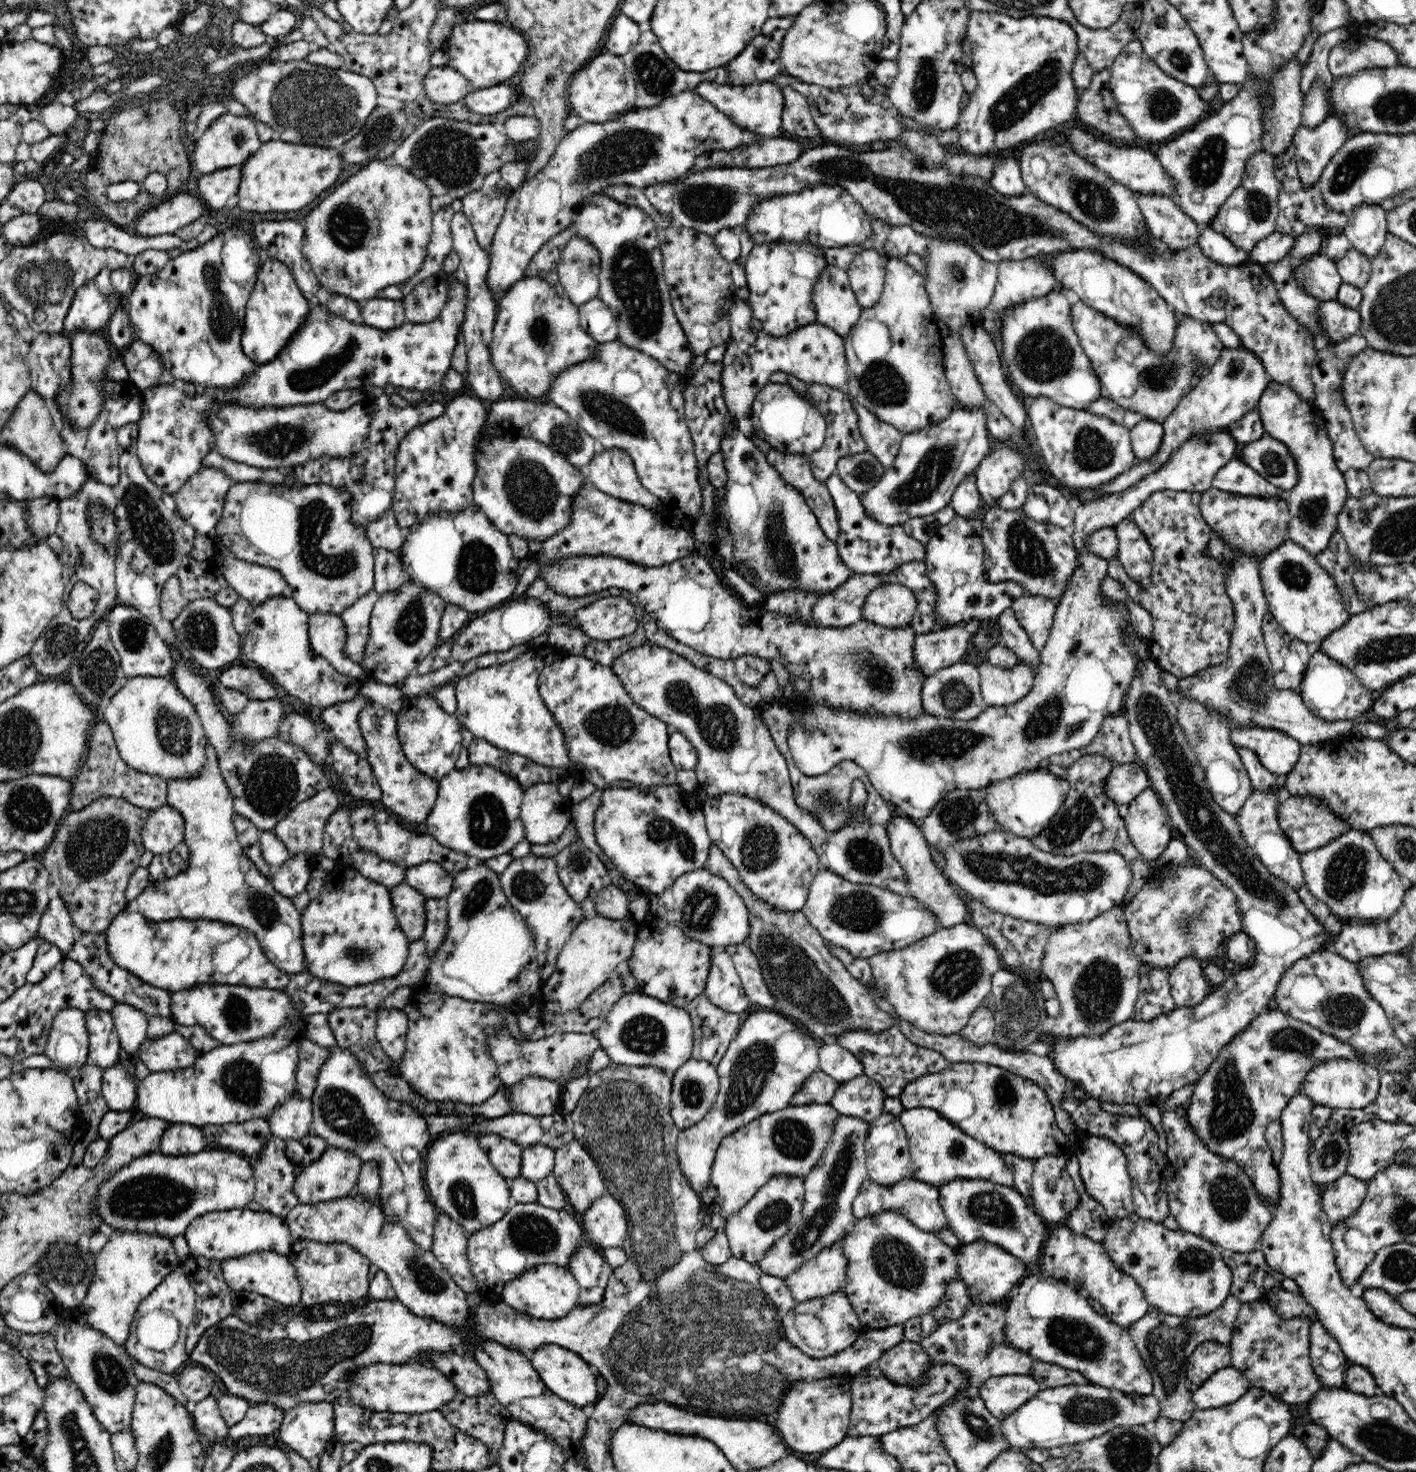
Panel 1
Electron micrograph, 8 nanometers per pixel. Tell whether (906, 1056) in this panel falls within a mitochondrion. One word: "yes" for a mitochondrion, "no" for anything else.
no

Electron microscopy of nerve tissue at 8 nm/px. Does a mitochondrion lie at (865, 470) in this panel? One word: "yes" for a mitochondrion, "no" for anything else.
yes

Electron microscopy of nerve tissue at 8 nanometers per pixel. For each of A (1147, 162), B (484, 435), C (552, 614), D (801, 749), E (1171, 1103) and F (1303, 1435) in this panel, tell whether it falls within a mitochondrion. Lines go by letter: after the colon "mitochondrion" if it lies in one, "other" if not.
A: other
B: other
C: other
D: other
E: other
F: other

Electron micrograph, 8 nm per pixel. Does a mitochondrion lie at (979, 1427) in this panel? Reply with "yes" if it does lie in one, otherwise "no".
yes

